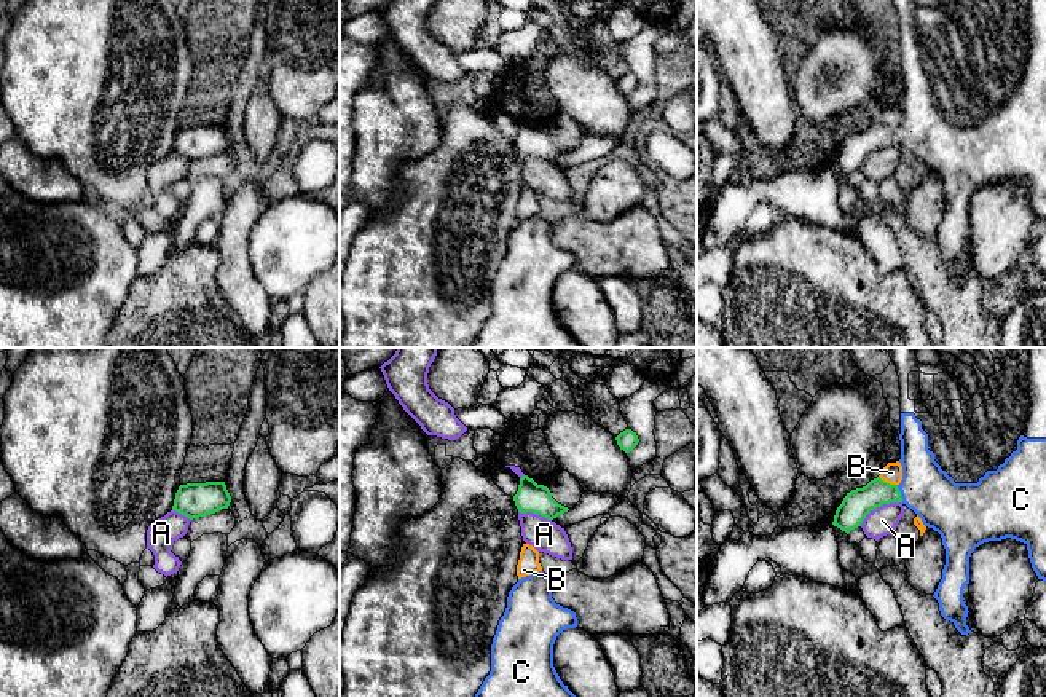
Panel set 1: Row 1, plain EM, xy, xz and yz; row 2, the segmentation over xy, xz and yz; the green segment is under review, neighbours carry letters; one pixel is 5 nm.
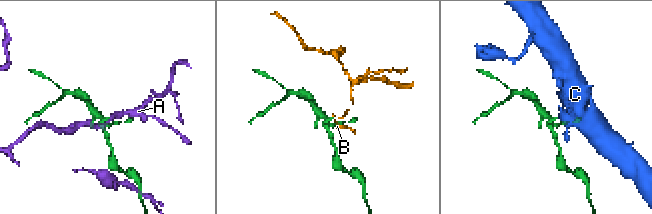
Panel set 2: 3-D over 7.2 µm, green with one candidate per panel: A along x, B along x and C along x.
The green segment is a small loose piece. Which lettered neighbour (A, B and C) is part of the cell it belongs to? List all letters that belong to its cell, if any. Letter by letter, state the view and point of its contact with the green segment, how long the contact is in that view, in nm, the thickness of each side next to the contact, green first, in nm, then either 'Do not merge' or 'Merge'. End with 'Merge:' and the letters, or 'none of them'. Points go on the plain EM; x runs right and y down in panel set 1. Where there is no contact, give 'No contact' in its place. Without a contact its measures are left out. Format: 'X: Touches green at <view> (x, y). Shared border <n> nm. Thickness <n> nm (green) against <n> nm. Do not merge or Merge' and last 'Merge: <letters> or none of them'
A: Touches green at yz (879, 149). Shared border 240 nm. Thickness 150 nm (green) against 140 nm. Do not merge
B: Touches green at yz (888, 126). Shared border 110 nm. Thickness 150 nm (green) against 100 nm. Do not merge
C: Touches green at yz (900, 136). Shared border 90 nm. Thickness 150 nm (green) against 260 nm. Merge
Merge: C

